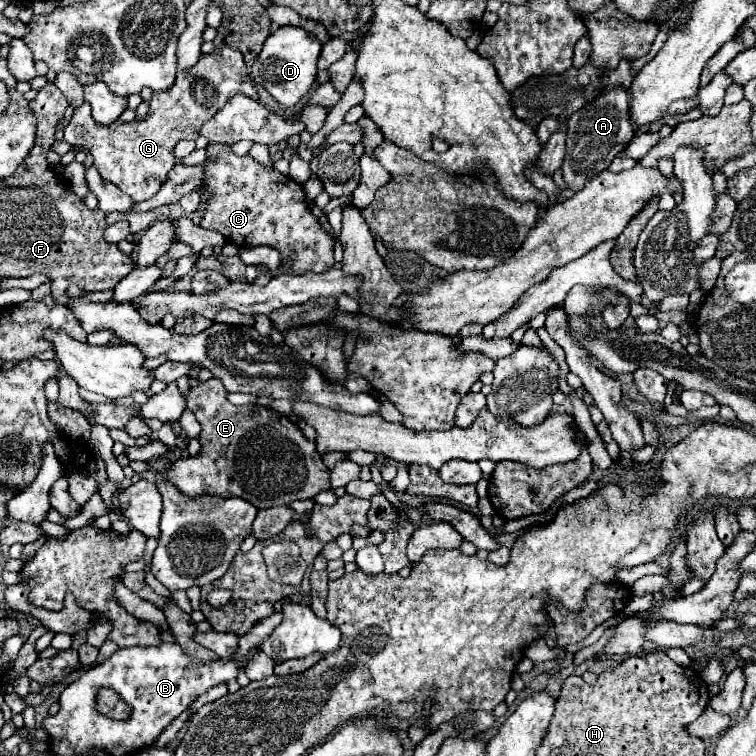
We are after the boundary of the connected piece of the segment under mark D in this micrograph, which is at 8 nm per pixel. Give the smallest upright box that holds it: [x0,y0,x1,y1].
[251,26,321,108]

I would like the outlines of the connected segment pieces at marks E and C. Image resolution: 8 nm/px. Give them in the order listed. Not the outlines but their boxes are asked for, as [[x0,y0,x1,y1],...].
[[163,378,329,508],[200,144,335,274]]

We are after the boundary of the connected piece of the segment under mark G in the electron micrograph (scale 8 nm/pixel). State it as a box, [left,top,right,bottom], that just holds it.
[65,48,259,202]

